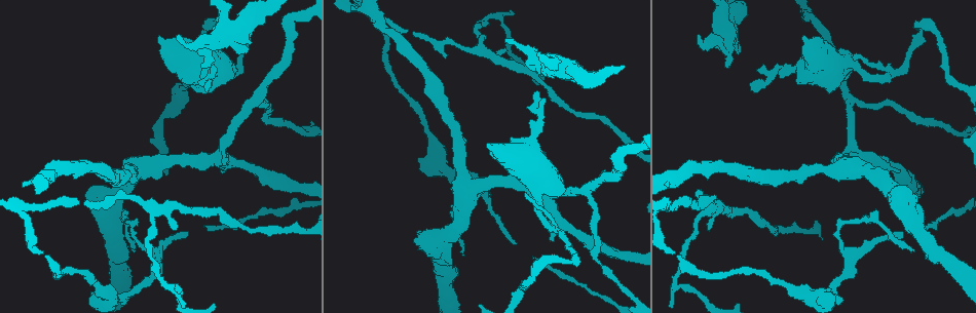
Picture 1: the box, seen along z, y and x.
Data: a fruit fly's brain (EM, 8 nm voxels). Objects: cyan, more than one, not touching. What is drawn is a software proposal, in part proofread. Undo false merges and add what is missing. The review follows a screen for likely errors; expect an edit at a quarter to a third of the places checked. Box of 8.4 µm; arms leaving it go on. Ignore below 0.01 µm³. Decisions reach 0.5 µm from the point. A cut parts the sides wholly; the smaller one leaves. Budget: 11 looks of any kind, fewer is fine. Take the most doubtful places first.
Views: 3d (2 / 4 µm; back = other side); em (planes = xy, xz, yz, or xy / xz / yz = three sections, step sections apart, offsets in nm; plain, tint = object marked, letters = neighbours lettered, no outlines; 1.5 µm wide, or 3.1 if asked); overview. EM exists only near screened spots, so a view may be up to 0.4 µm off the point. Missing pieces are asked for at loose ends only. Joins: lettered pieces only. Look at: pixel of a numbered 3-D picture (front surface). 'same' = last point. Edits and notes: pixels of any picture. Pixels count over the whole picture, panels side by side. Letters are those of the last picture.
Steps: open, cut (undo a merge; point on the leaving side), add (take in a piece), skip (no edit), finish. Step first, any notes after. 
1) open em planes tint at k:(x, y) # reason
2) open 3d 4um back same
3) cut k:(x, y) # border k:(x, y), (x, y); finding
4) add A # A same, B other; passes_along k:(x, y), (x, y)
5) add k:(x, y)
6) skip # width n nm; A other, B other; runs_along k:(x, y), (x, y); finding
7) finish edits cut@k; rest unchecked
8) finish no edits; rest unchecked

open 3d 4um at 1:(551, 239) # an open end

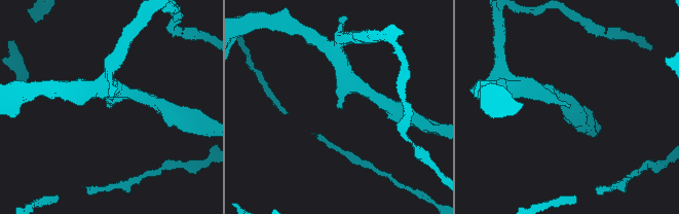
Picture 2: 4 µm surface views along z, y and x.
open em planes letters at 2:(342, 108)

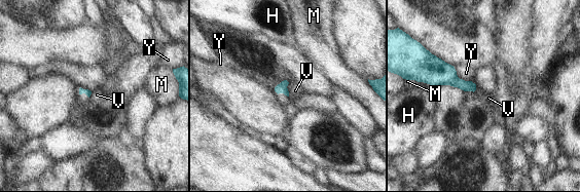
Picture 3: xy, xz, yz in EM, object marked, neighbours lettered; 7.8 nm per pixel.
skip # H other, M other, V other, Y other; border 3:(289, 82), (287, 86), (288, 96); none of them fits

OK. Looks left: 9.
open em xy step 8 letters at 1:(801, 38) # stops while still wide

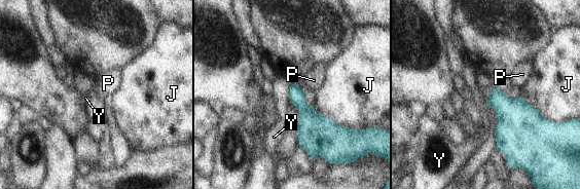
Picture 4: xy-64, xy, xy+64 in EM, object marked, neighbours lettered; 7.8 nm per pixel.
skip # J other, P other, Y other; no lettered piece goes on from it

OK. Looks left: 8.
open 3d 4um at 1:(919, 31) # abrupt turn

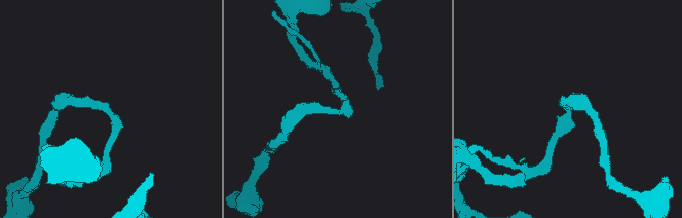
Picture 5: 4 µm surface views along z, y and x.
open em planes tint at 5:(108, 112) # now the EM

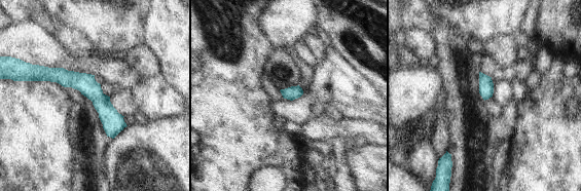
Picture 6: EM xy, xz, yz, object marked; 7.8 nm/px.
open em planes letters same # what lies round it

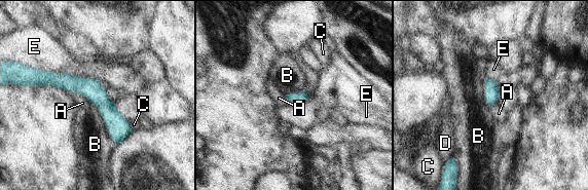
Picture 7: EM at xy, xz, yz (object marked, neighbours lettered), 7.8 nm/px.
skip # A other, B other, C other, D other, E other; one cell here

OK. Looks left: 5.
open 3d 4um back at 1:(740, 51) # free end

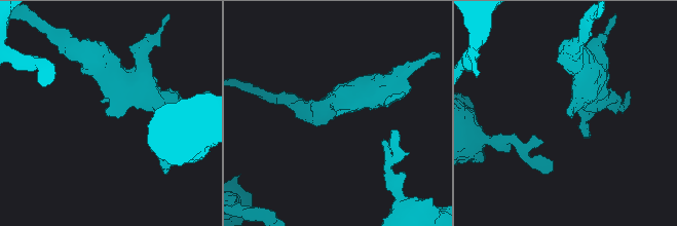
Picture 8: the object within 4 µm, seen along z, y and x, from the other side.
open em planes letters at 8:(108, 114)

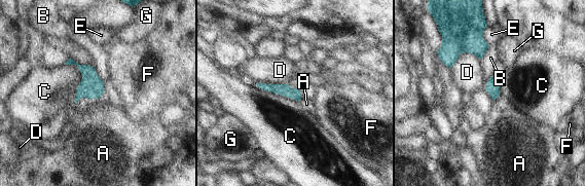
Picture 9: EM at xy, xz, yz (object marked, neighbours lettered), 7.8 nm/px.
skip # A other, B other, C other, D other, E other, F other, G other; runs_along 9:(261, 85), (282, 88), (298, 97); no lettered piece goes on from it

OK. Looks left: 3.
finish no edits; rest unchecked

